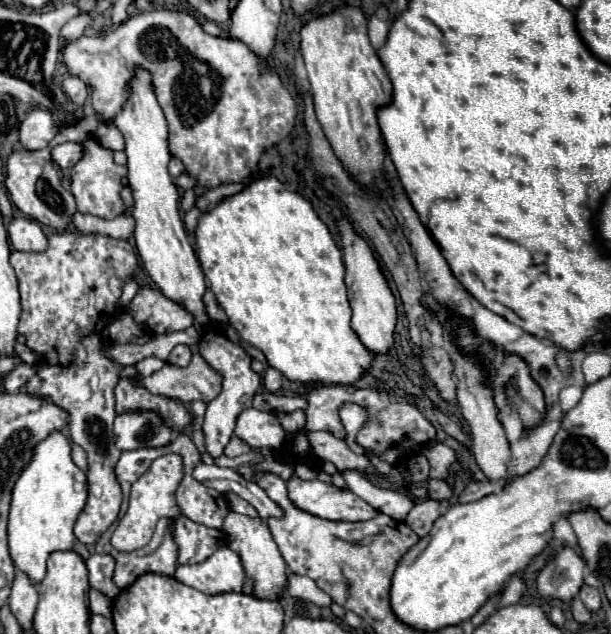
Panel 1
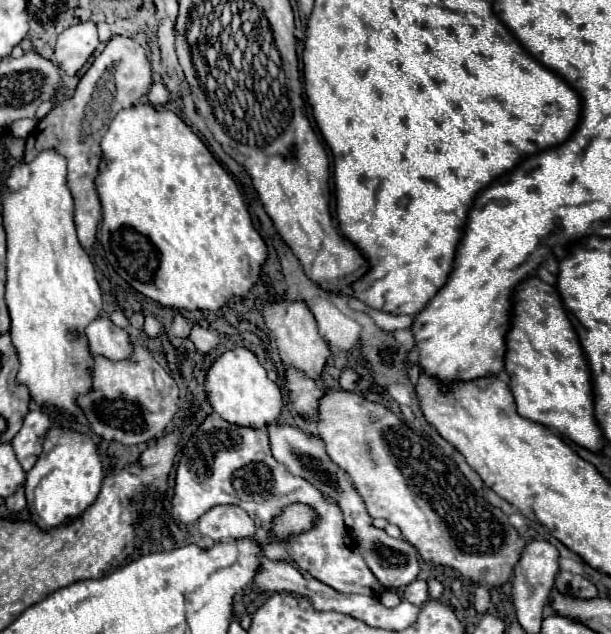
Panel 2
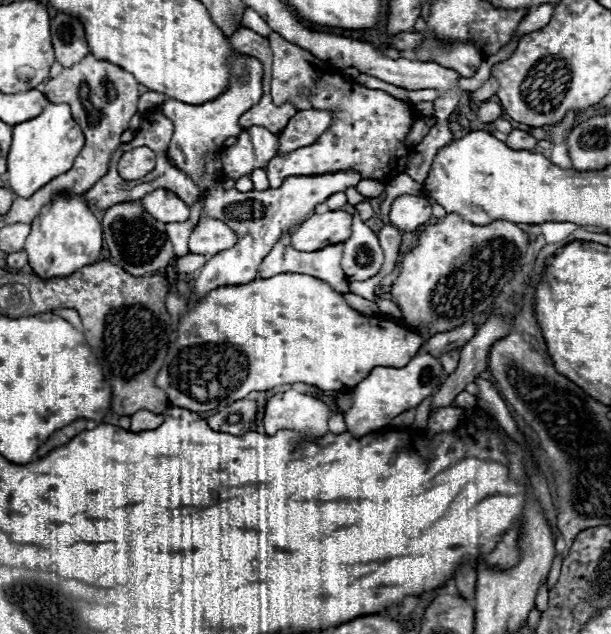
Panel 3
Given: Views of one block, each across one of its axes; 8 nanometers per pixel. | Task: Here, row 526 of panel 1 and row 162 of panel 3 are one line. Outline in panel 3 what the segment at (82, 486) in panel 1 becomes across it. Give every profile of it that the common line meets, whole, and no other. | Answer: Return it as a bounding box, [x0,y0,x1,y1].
[8,102,84,198]

